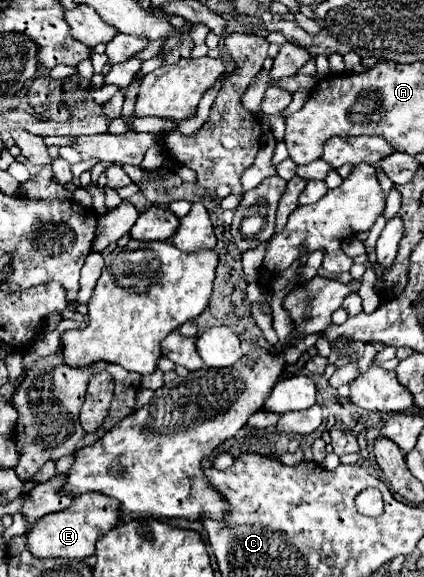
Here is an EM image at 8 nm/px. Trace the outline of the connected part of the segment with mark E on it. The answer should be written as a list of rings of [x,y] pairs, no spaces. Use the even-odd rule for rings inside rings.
[[[82,493],[76,497],[70,507],[58,513],[44,515],[28,531],[28,551],[36,557],[68,557],[68,559],[86,559],[94,555],[96,541],[108,529],[116,527],[122,519],[122,509],[116,499],[104,493]]]

